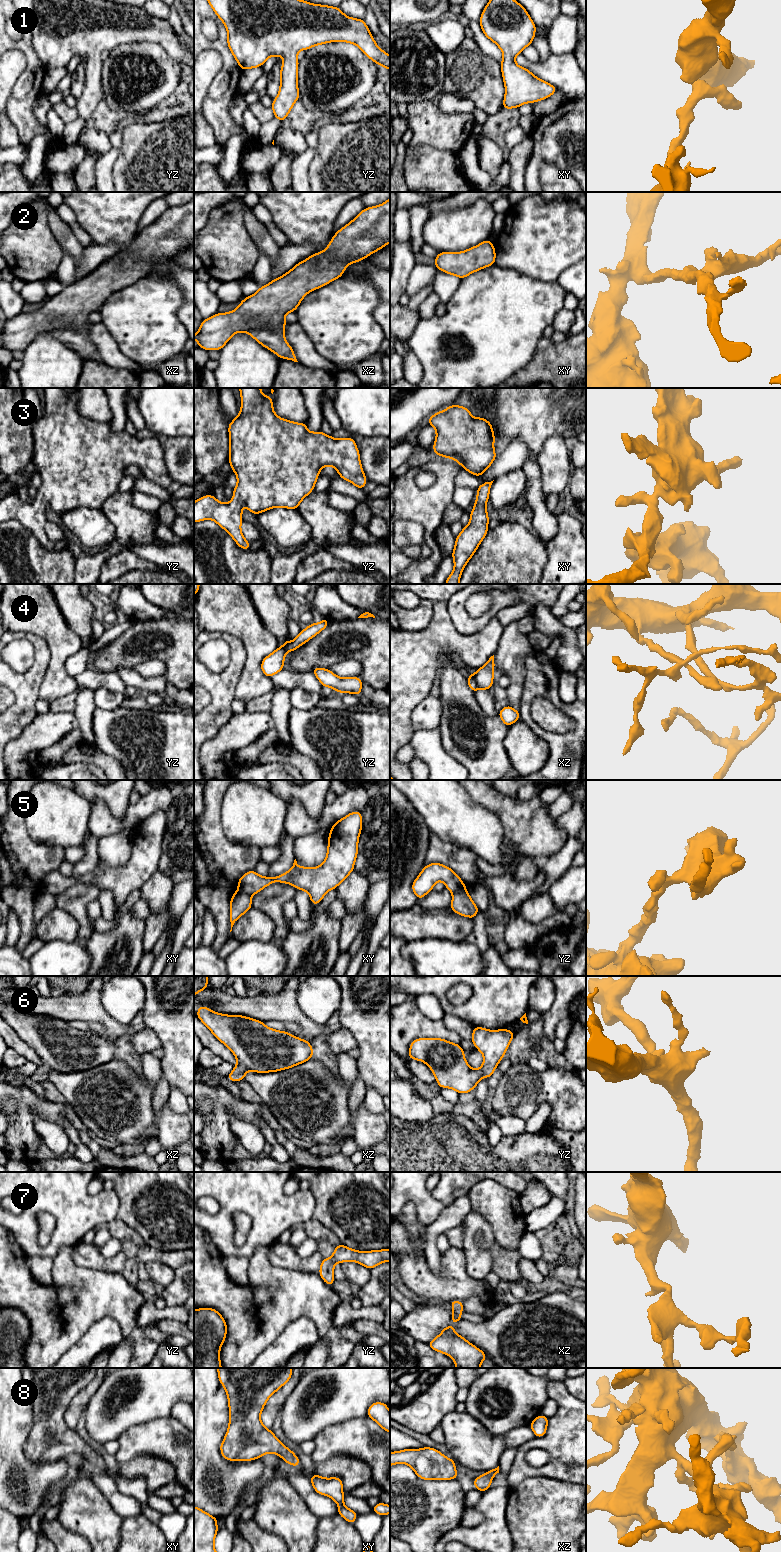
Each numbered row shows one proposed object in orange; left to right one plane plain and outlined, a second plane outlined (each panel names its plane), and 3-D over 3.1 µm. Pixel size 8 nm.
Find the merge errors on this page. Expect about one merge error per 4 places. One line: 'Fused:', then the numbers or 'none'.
Fused: 4, 5

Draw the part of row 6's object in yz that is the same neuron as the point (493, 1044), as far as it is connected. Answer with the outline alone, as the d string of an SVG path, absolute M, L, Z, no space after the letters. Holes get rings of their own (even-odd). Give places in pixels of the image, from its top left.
M474 1027L471 1042L484 1057L479 1069L469 1066L465 1051L459 1044L442 1038L415 1039L409 1046L409 1060L427 1064L440 1088L451 1088L465 1094L475 1089L480 1079L492 1076L514 1036L515 1033L508 1029Z

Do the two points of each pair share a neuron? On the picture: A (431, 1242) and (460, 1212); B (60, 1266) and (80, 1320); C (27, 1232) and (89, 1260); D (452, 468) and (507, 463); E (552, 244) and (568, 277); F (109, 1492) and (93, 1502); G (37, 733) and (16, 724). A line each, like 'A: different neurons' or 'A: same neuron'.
A: same neuron
B: same neuron
C: different neurons
D: different neurons
E: different neurons
F: different neurons
G: different neurons

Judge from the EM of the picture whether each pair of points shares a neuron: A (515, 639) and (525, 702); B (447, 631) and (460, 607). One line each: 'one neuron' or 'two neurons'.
A: two neurons
B: two neurons

